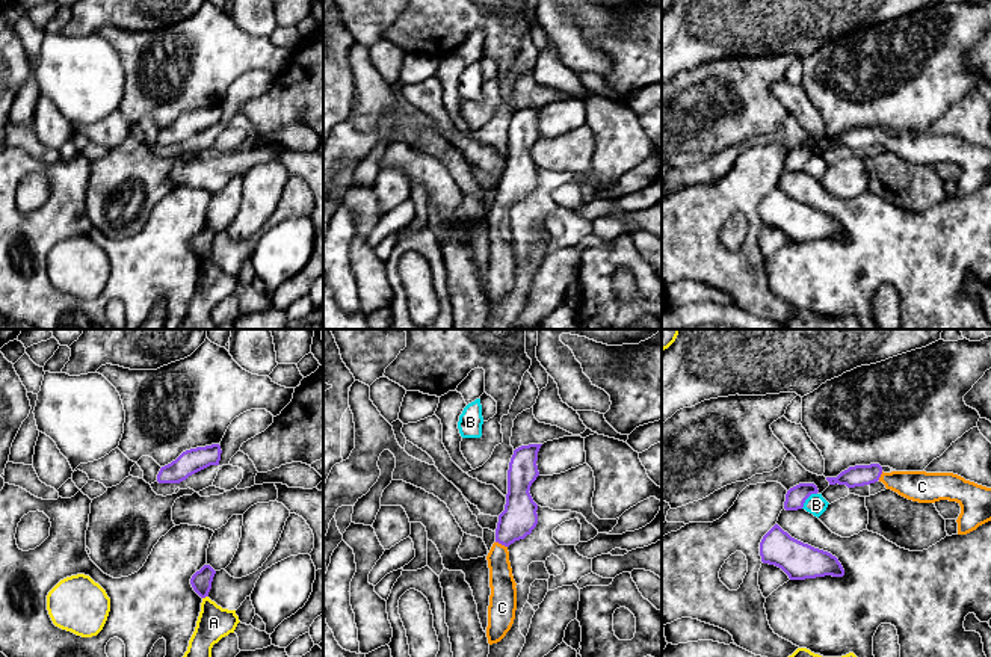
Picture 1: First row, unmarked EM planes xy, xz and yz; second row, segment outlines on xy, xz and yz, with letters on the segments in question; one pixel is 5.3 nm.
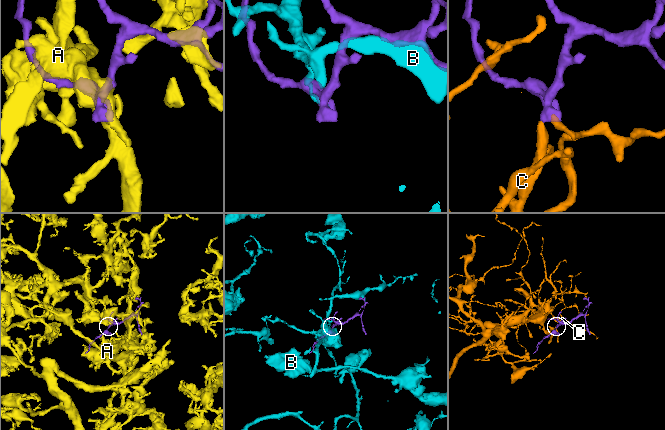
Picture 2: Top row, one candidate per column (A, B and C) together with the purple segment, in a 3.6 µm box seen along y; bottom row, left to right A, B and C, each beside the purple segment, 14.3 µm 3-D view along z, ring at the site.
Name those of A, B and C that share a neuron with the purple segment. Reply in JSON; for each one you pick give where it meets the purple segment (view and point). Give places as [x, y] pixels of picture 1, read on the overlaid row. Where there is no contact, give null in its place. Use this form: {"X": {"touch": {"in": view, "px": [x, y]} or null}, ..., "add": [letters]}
{"C": {"touch": {"in": "xz", "px": [502, 544]}}, "add": ["C"]}

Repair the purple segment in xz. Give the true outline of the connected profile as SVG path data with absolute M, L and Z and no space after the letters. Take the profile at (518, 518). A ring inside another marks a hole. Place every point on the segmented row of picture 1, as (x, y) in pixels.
M529 444L515 449L509 462L506 504L499 515L496 542L486 556L491 588L486 627L489 645L500 642L515 619L517 583L508 547L524 539L538 524L538 504L529 491L539 476L536 461L541 446Z

